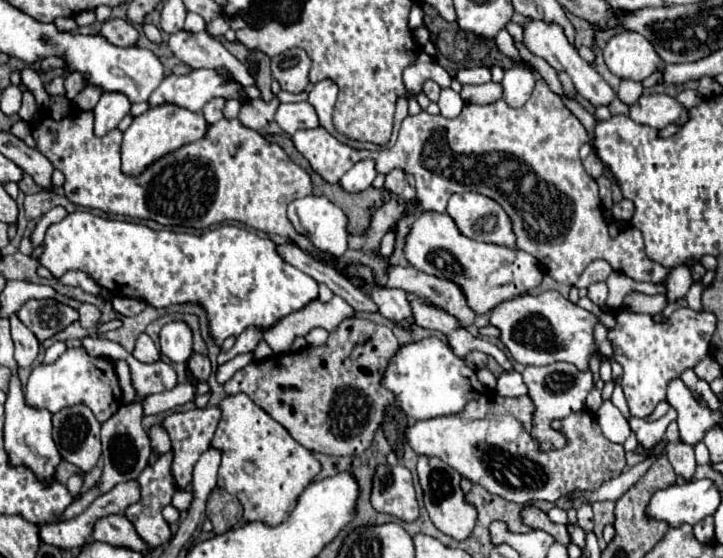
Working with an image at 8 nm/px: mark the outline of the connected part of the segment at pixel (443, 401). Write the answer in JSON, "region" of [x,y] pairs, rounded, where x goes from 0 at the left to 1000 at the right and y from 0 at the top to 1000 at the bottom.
{"region":[[[602,604],[557,618],[541,643],[530,690],[546,704],[552,729],[574,754],[632,744],[651,715],[660,715],[671,704],[671,690],[663,686],[660,668],[649,661],[640,643],[635,643],[610,608]]]}

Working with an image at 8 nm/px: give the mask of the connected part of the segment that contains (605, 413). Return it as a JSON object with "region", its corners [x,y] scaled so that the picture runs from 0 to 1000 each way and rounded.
{"region":[[[837,719],[828,729],[828,737],[823,740],[823,751],[826,751],[834,780],[848,794],[862,797],[864,787],[873,780],[870,758],[864,754],[864,747],[856,740],[856,733],[845,719]]]}

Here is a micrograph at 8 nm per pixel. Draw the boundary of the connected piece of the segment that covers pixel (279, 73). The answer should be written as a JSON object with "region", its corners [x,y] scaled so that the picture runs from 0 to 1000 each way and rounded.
{"region":[[[402,88],[375,106],[375,131],[391,163],[416,167],[427,149],[430,106],[419,88]]]}

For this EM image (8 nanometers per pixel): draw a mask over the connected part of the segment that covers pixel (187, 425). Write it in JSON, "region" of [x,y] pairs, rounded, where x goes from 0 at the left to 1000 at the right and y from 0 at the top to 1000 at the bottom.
{"region":[[[303,729],[267,733],[267,737],[259,737],[259,740],[239,740],[239,744],[228,747],[225,765],[228,765],[228,772],[237,783],[237,797],[239,797],[239,812],[242,812],[242,823],[239,823],[239,855],[245,862],[245,873],[256,876],[264,866],[267,837],[270,837],[272,823],[278,819],[278,812],[284,812],[289,805],[303,751],[306,751],[306,733]]]}

